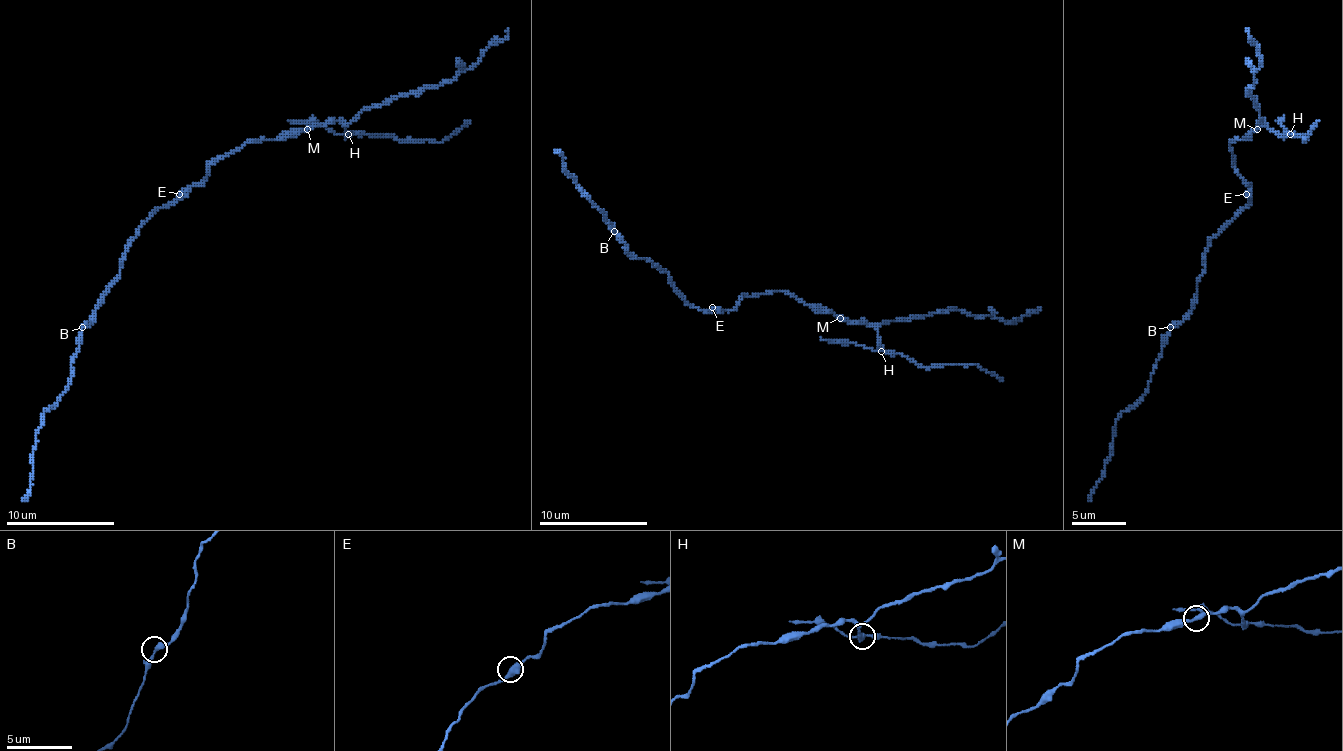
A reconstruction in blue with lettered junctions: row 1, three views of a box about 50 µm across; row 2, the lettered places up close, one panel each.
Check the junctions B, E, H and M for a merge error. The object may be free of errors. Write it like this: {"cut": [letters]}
{"cut": ["H"]}

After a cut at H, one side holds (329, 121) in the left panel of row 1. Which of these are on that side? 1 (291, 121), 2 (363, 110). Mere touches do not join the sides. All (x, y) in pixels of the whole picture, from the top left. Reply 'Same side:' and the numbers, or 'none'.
Same side: 2

